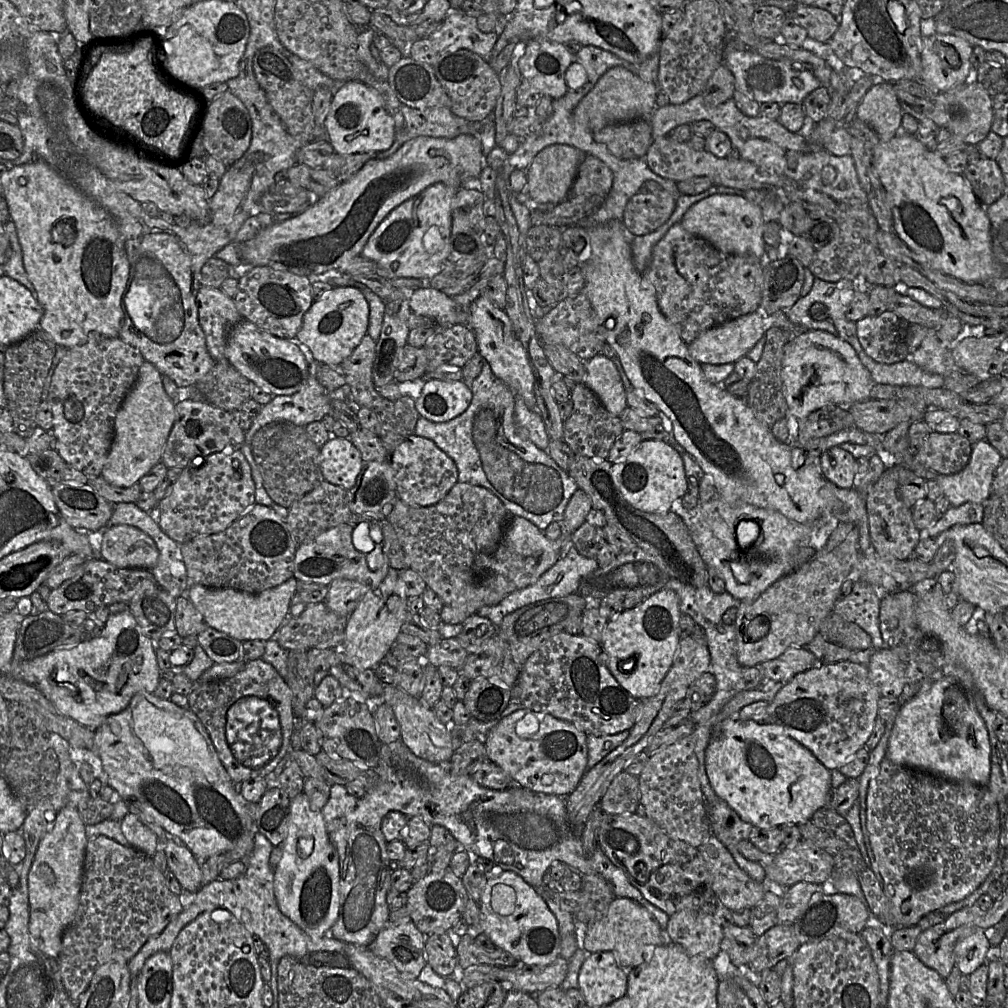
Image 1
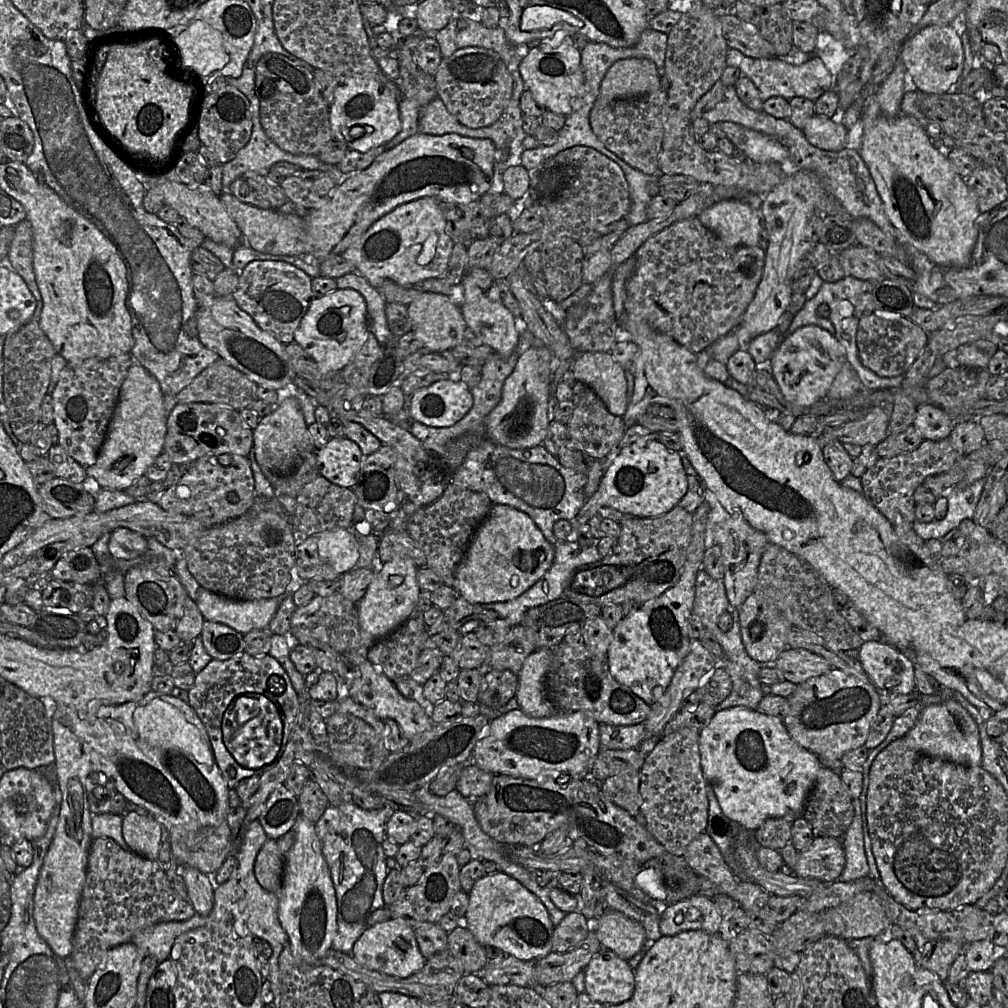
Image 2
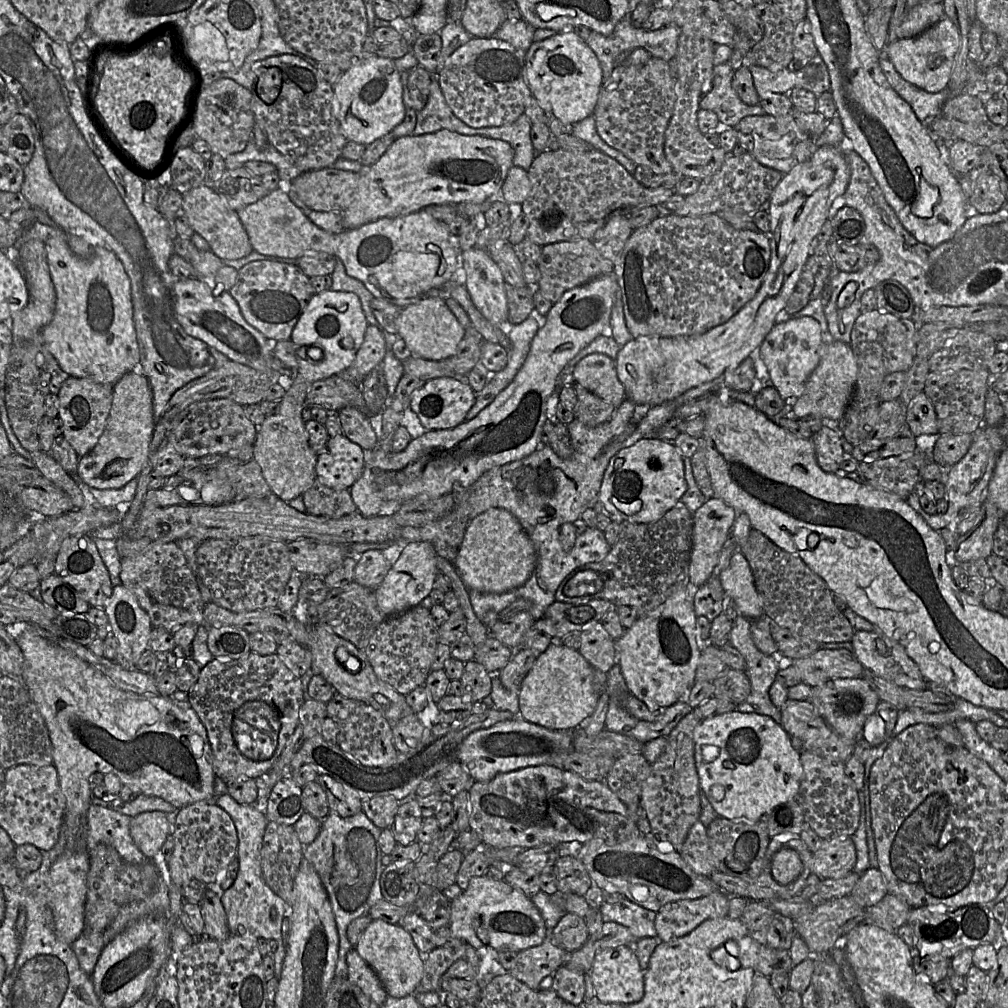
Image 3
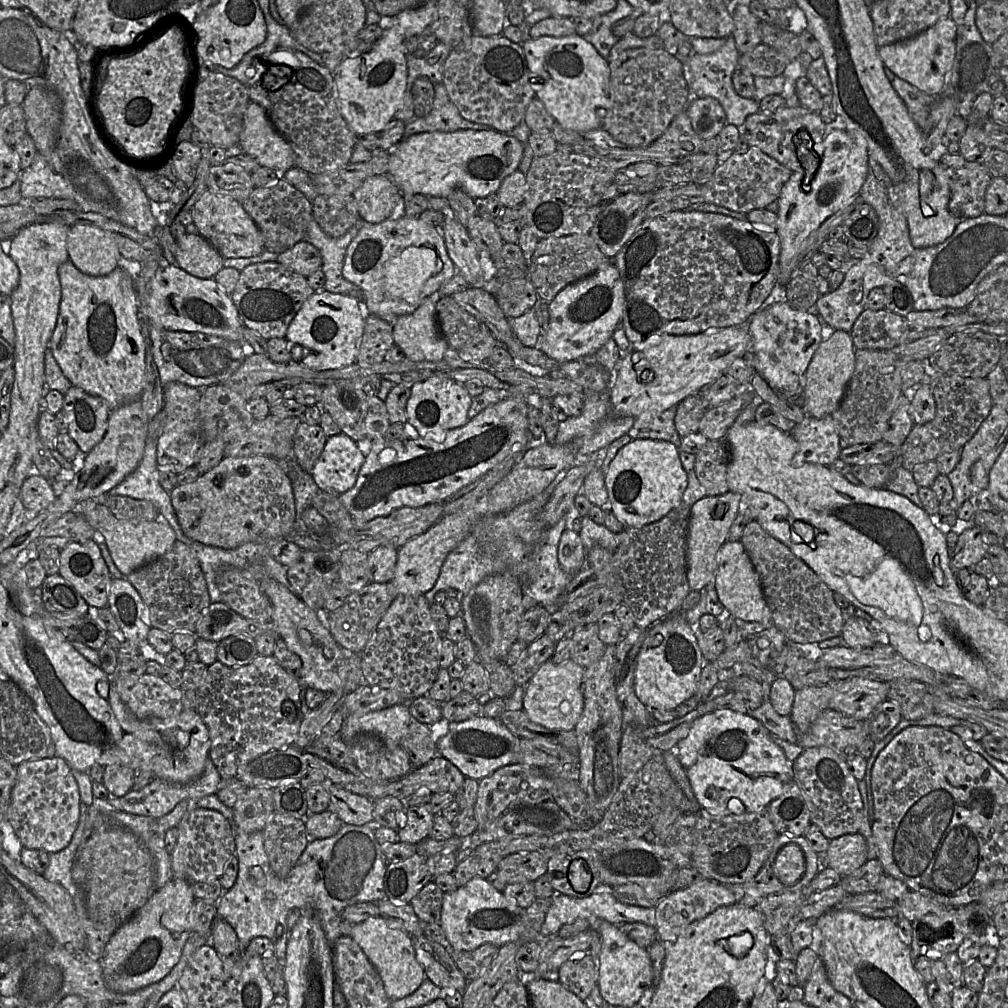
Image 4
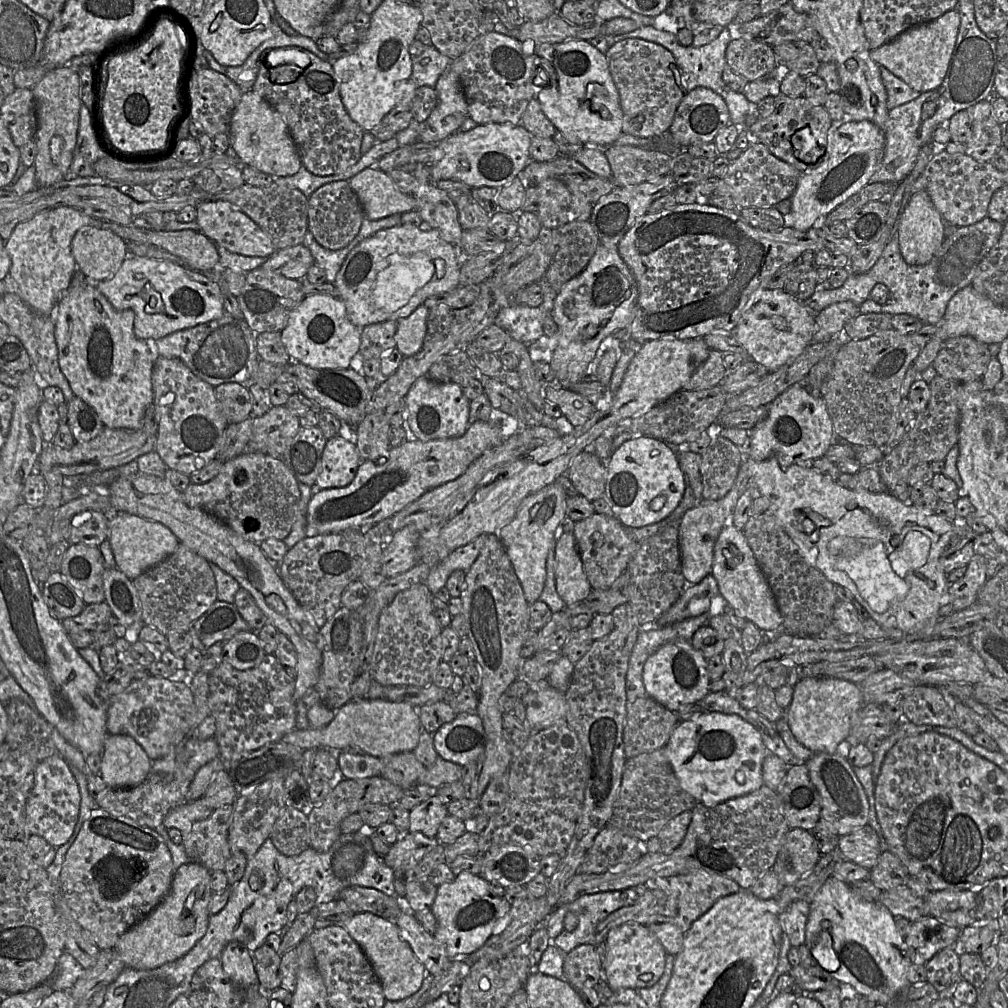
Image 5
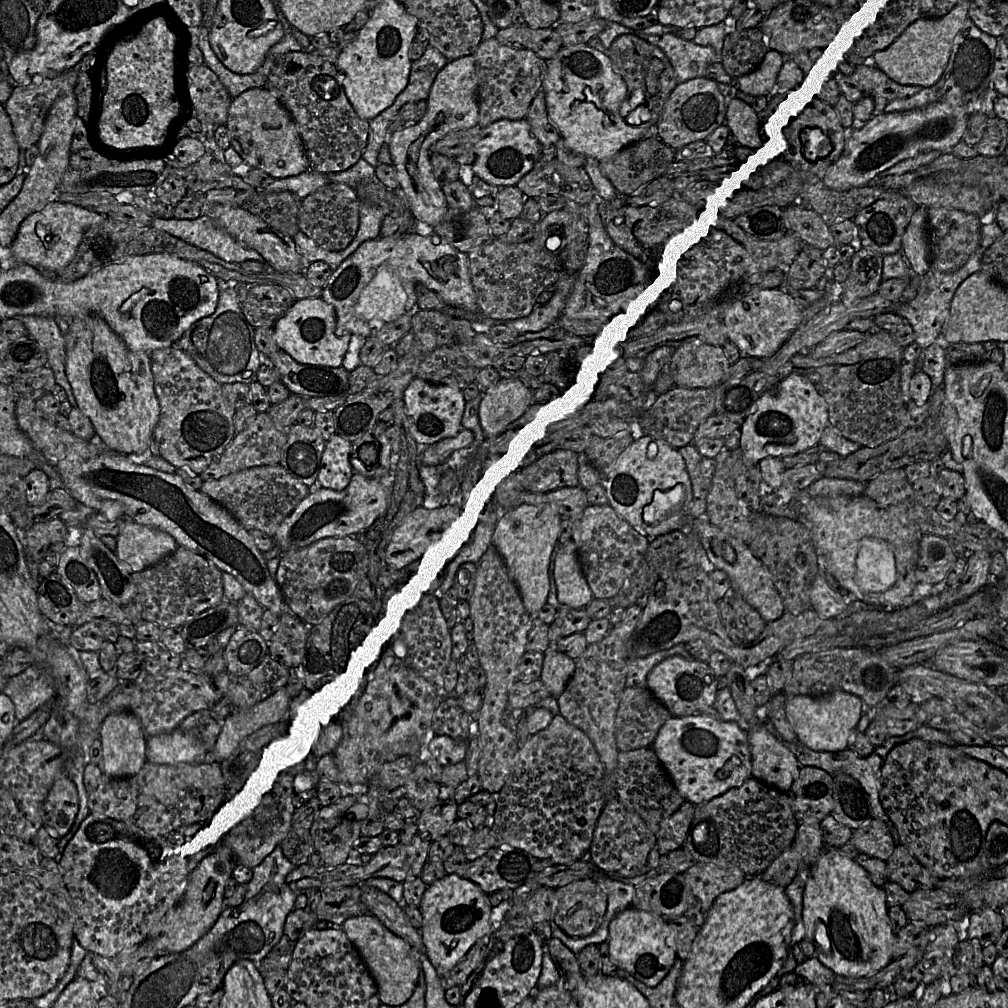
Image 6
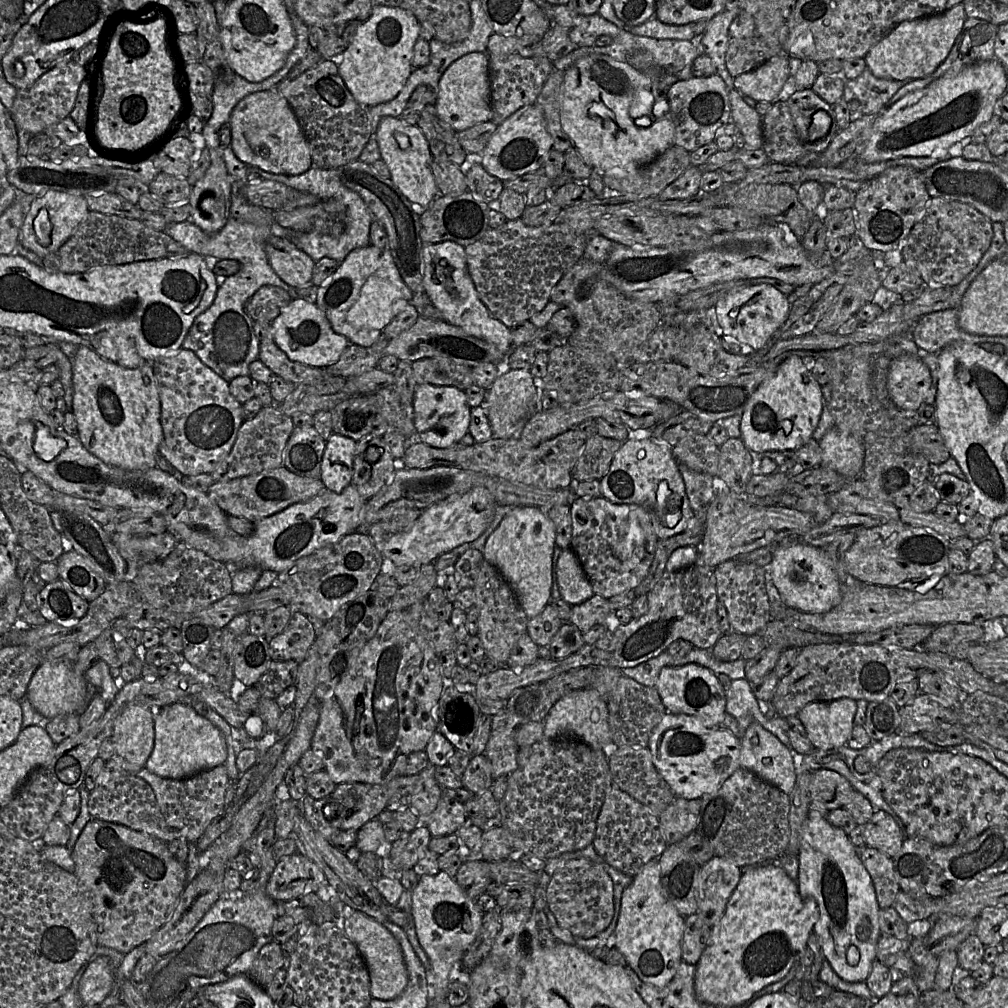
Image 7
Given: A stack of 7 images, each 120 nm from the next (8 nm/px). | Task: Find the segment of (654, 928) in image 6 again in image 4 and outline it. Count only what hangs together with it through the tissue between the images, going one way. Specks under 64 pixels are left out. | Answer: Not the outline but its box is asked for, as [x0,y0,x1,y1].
[590,918,653,1007]

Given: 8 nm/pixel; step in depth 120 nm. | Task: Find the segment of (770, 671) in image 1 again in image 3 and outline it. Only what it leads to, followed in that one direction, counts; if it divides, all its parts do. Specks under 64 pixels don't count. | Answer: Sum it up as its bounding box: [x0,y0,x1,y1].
[791,649,864,686]

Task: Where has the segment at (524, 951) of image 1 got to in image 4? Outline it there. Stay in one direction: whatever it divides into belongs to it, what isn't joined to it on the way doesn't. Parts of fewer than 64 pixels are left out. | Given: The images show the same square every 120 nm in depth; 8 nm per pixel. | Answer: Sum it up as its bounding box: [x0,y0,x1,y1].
[439,877,524,950]

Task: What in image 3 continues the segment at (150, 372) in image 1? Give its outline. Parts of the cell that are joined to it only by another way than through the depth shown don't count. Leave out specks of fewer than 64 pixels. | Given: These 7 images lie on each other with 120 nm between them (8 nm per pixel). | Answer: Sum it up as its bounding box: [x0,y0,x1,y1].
[77,368,155,489]

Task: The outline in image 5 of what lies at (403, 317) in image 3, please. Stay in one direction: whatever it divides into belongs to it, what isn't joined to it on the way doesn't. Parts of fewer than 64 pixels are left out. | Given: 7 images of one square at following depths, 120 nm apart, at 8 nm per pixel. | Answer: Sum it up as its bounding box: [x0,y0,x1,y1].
[395,305,429,358]

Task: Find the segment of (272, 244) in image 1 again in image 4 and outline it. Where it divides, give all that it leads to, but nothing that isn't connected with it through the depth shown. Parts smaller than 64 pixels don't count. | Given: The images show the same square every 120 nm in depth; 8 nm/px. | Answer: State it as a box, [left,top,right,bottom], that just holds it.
[388,130,524,199]

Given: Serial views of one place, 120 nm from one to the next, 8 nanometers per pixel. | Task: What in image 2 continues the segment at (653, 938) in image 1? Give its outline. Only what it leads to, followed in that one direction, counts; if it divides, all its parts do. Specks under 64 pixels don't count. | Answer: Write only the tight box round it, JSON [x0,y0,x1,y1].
[592,910,647,961]

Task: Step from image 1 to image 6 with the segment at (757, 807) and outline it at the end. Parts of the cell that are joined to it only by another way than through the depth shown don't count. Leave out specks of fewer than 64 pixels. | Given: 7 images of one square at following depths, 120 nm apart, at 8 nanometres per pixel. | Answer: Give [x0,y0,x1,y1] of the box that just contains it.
[651,715,753,805]

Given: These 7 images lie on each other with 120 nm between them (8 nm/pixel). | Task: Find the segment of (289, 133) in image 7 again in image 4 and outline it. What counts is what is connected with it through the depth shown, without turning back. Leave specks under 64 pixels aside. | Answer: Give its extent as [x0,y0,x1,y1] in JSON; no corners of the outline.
[238,100,295,175]

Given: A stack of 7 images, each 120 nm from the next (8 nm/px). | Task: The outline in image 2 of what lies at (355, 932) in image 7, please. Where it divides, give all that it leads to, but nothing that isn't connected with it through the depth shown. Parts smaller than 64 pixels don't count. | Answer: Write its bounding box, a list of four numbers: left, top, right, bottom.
[351,919,426,979]

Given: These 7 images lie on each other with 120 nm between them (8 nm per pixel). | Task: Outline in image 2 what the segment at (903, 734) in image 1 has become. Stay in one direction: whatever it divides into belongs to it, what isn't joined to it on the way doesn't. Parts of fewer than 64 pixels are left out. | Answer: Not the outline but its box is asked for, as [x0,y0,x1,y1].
[903,699,982,766]

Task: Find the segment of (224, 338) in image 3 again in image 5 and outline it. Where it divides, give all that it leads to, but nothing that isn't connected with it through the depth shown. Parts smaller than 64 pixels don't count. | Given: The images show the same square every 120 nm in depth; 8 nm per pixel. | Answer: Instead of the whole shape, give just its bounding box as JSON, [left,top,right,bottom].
[90,256,225,341]

